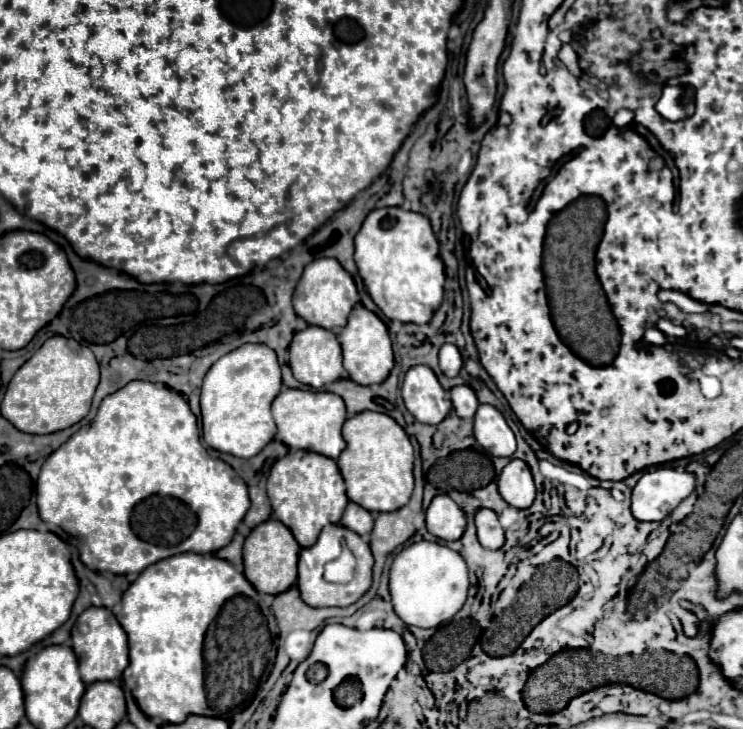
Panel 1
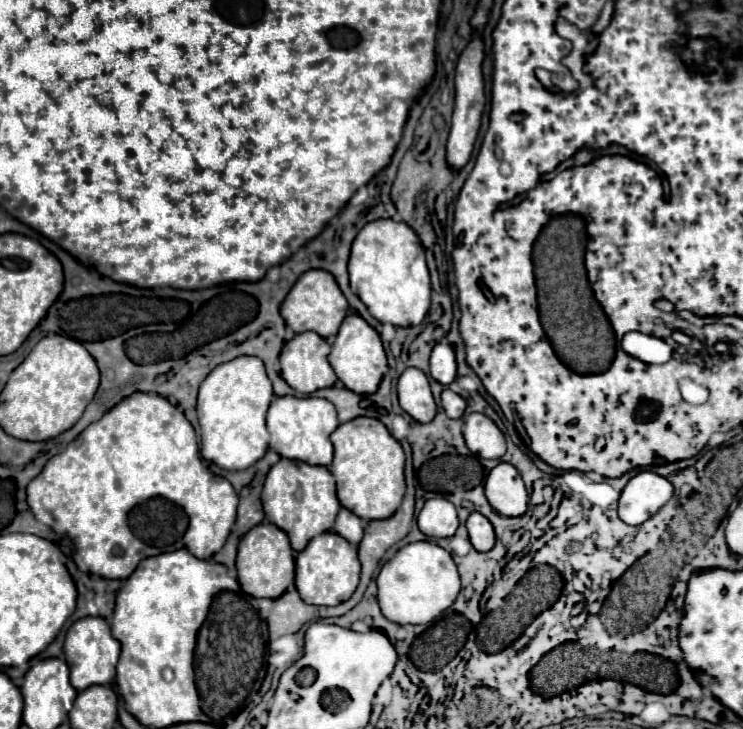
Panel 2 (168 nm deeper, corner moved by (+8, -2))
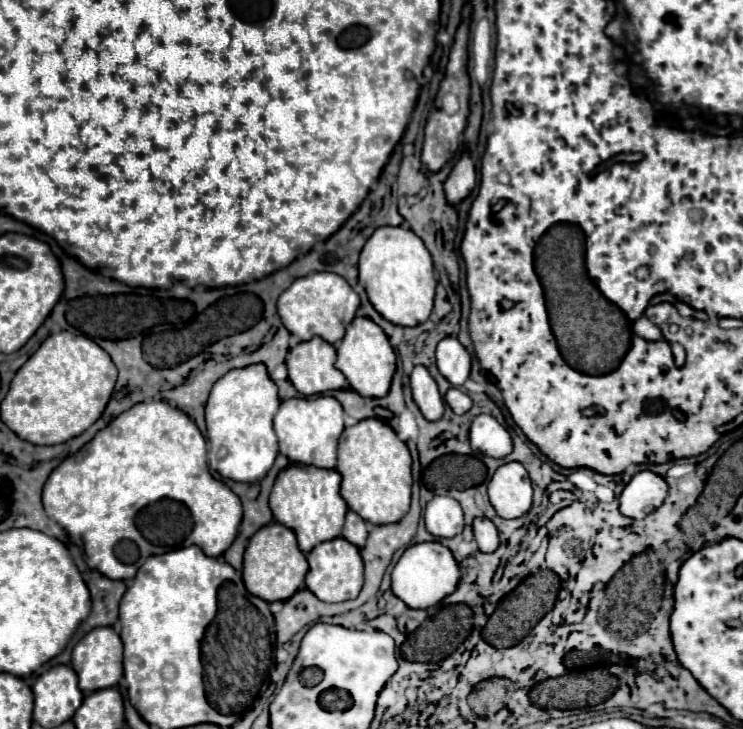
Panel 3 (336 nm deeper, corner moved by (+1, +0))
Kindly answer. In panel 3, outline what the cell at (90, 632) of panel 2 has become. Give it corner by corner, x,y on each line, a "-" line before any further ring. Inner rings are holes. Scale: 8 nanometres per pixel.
94,627
90,633
86,633
74,647
72,667
78,673
78,685
86,693
114,687
122,677
122,639
112,627

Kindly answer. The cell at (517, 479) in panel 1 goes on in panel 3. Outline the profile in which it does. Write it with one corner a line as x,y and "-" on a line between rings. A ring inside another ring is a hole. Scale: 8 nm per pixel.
504,463
488,483
488,497
504,519
522,517
532,505
532,485
522,463

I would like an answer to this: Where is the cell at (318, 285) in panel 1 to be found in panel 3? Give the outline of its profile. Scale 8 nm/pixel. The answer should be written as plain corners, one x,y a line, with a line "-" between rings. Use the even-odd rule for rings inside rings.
310,273
306,277
296,279
278,299
278,315
284,327
298,335
302,341
312,339
314,335
326,339
328,343
336,343
344,337
346,325
354,319
356,309
360,305
358,295
352,287
336,273

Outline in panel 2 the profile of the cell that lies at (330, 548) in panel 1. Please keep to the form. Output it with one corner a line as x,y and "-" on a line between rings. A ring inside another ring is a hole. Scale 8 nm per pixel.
321,533
309,541
305,551
297,553
295,559
297,573
295,573
295,585
305,603
311,605
339,605
347,601
359,583
359,559
357,559
357,547
351,543
345,543
337,533

